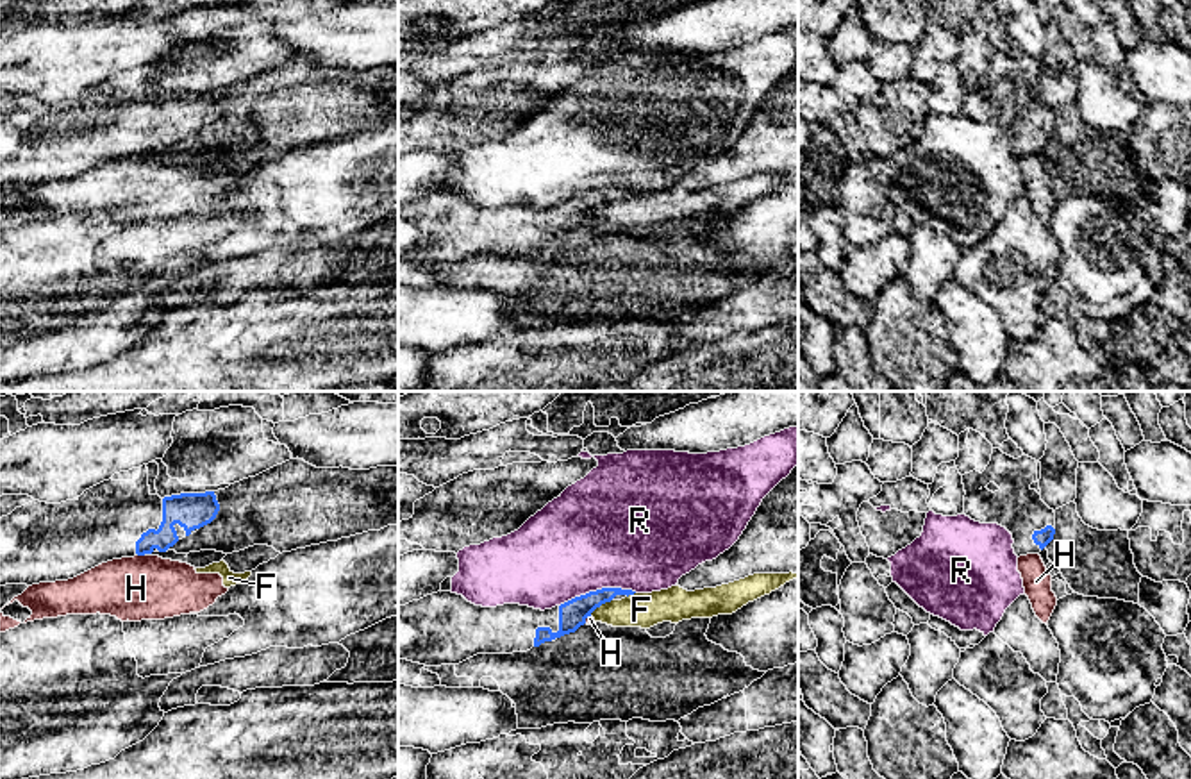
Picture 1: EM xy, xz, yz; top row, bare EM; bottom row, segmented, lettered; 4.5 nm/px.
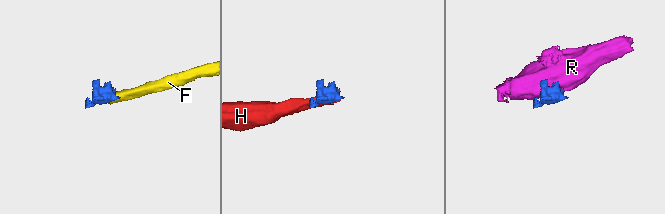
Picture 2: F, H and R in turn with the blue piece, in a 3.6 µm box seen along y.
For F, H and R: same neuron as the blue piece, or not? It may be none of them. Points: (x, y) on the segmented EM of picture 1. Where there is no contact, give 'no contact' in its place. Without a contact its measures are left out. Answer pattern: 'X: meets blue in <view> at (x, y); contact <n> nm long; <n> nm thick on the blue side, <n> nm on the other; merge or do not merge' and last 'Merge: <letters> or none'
F: meets blue in xz at (600, 604); contact 130 nm long; 120 nm thick on the blue side, 160 nm on the other; do not merge
H: meets blue in xy at (141, 554); contact 30 nm long; 110 nm thick on the blue side, 280 nm on the other; do not merge
R: meets blue in xz at (597, 590); contact 360 nm long; 120 nm thick on the blue side, 480 nm on the other; do not merge
Merge: none

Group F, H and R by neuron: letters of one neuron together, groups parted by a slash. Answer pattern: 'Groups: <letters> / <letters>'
Groups: F H / R

